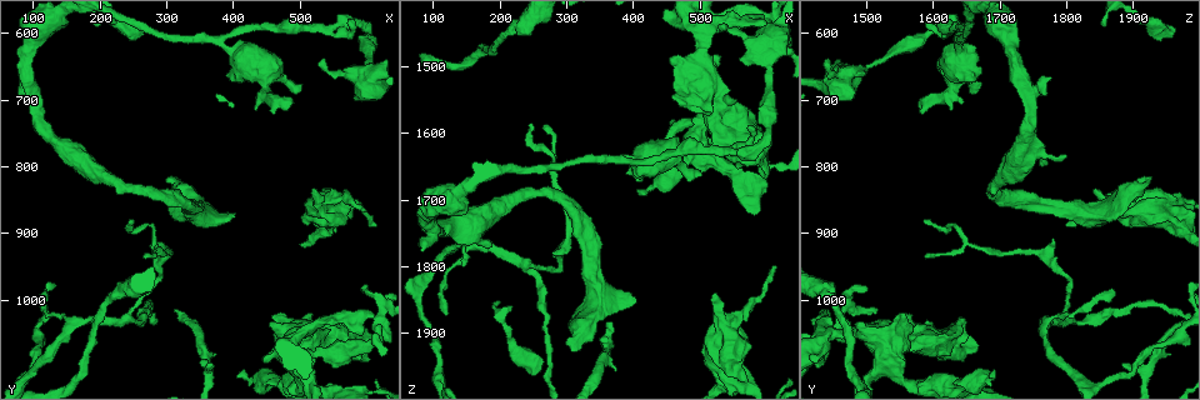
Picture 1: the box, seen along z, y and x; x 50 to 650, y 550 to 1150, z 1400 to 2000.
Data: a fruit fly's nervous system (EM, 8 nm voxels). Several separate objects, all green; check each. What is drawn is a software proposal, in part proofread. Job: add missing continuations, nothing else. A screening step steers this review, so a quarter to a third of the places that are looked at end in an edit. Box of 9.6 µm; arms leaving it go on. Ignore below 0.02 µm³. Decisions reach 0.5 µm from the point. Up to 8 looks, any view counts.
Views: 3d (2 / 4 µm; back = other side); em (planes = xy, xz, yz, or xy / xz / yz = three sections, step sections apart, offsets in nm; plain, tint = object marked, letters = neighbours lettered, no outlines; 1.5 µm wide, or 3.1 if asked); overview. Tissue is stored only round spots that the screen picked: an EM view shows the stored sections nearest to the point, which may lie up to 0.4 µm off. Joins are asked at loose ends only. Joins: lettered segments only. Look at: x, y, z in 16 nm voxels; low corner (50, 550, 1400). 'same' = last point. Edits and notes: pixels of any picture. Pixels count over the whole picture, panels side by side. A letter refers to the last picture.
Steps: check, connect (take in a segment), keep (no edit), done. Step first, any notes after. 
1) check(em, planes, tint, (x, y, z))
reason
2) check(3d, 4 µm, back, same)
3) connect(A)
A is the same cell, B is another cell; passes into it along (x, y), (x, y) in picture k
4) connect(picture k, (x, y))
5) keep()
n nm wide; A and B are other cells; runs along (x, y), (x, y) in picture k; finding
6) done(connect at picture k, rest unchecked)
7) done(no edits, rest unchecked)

check(em, yz, step 4, letters, (535, 640, 1445))
free end

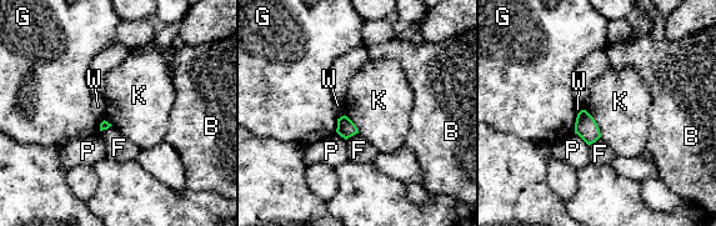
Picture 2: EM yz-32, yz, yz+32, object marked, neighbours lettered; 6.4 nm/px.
keep()
B, F, G, K, P and W are other cells; border along (585, 109), (595, 121), (601, 136) in picture 2; none of them fits

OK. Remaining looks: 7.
check(3d, 2 µm, (595, 975, 1500))
an open end

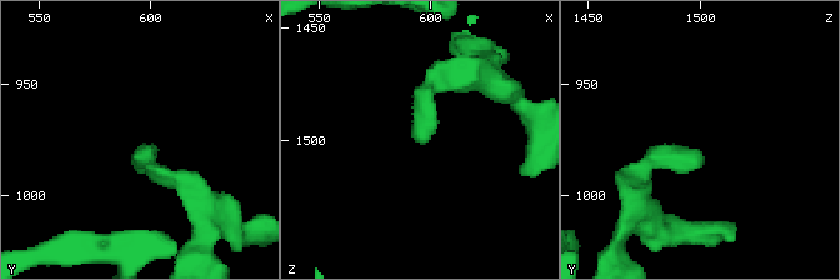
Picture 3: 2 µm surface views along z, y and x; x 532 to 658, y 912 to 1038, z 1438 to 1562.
check(em, yz, step 4, letters, (594, 981, 1500))

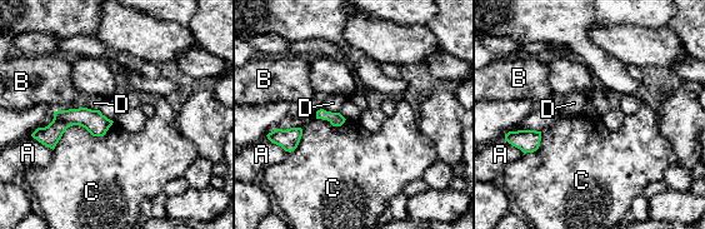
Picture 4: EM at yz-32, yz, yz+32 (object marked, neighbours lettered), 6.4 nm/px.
keep()
C touches over 440 nm; A, B, C and D are other cells; none of them fits

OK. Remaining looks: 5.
check(em, xz, step 4, letters, (610, 885, 1800))
thin end

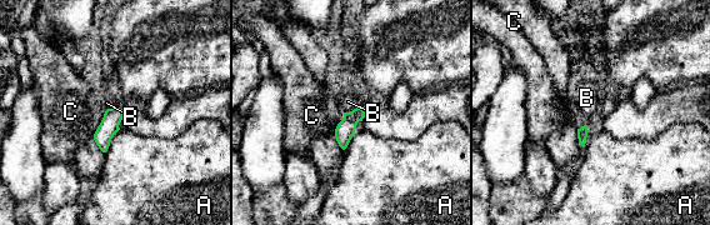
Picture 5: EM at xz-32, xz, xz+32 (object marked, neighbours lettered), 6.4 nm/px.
keep()
A, B and C are other cells; border along (106, 110), (94, 134), (103, 153) in picture 5; none of them fits

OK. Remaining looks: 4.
done(no edits, rest unchecked)

